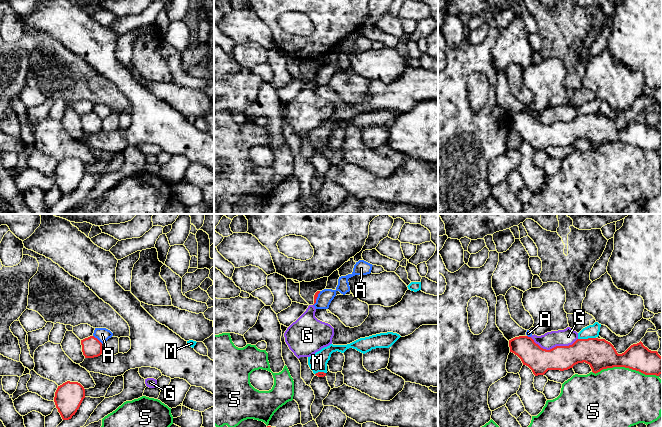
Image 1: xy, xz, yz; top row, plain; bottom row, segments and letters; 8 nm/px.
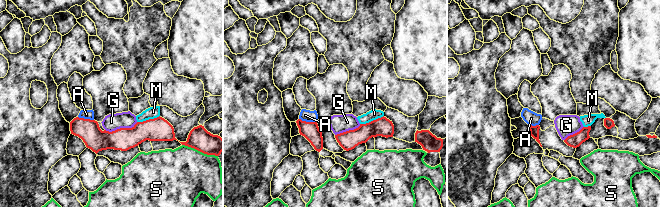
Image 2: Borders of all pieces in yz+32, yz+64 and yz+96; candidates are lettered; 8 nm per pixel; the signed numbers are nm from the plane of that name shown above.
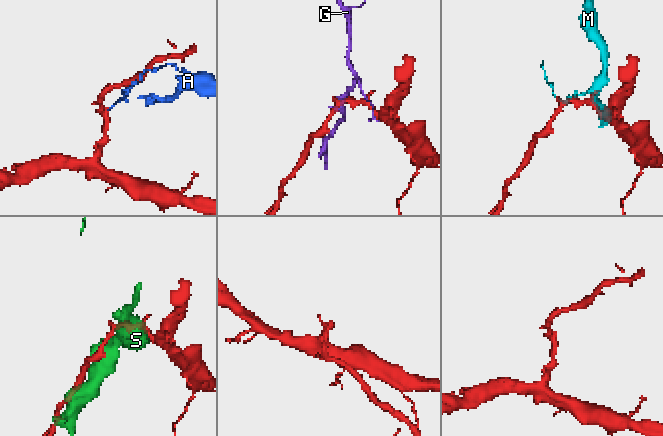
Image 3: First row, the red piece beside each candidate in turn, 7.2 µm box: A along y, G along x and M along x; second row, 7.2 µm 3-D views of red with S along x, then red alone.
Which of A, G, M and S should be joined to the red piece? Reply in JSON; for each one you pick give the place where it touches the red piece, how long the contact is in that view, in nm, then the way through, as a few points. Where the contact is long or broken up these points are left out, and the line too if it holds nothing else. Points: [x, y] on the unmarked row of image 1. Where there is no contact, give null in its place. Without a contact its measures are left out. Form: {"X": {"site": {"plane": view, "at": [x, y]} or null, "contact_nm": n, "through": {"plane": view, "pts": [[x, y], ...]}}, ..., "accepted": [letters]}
{"accepted": []}

